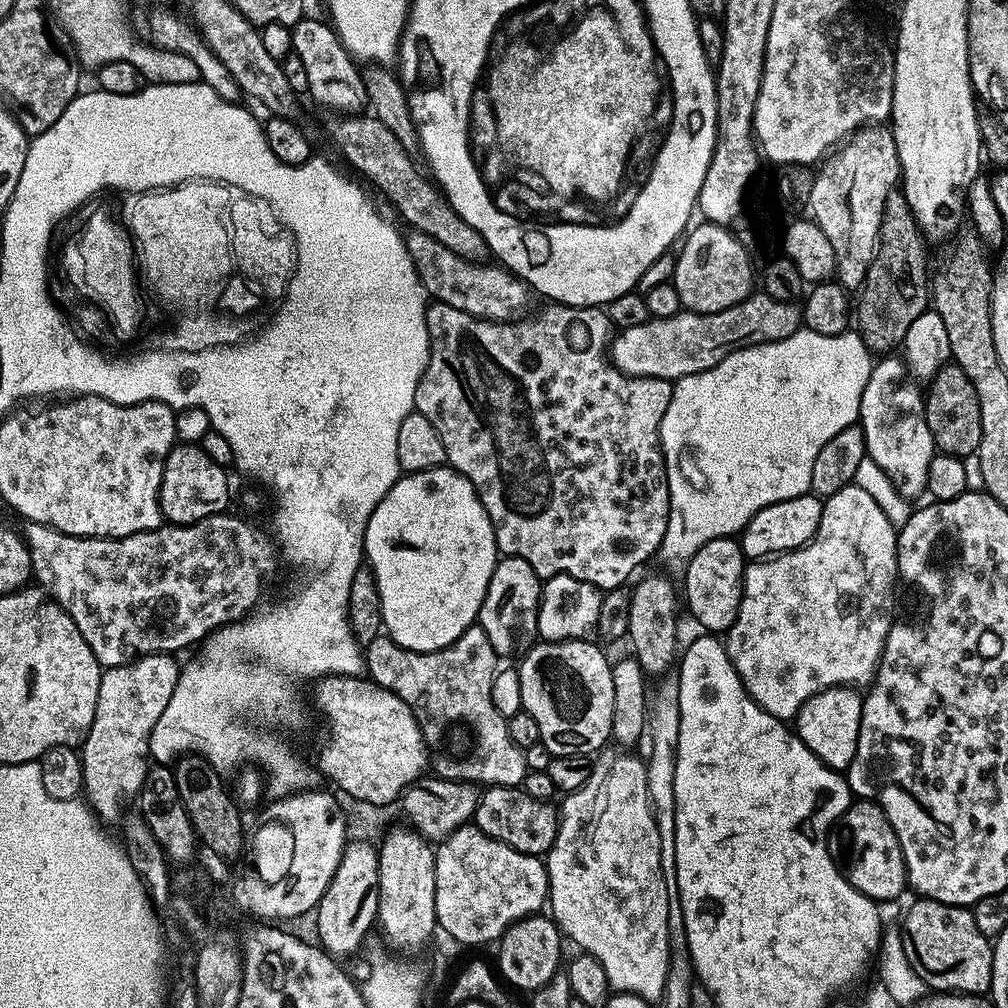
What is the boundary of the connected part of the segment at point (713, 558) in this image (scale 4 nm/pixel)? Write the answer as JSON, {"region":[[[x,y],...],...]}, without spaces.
{"region":[[[723,536],[714,542],[706,542],[694,558],[690,558],[688,567],[683,569],[684,596],[688,599],[688,608],[692,616],[708,634],[727,633],[738,614],[740,596],[744,592],[744,569],[746,557],[740,549],[739,539]]]}

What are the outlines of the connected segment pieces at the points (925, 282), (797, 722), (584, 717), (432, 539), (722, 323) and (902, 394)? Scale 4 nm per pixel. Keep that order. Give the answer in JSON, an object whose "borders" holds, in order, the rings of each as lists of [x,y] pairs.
{"borders":[[[[893,190],[886,198],[876,256],[859,289],[860,301],[854,304],[854,324],[869,352],[888,354],[899,349],[906,338],[906,330],[930,308],[930,271],[924,247],[924,234],[903,191]]],[[[852,686],[827,688],[814,694],[798,710],[794,717],[794,731],[827,768],[846,770],[852,764],[858,750],[858,730],[862,722],[861,693]]],[[[550,640],[537,642],[523,653],[518,664],[522,682],[523,711],[531,714],[538,722],[540,743],[554,756],[592,756],[599,753],[609,743],[612,735],[612,715],[614,714],[614,678],[612,664],[604,657],[599,643],[586,640]]],[[[451,466],[410,472],[390,486],[368,519],[364,554],[378,582],[383,631],[398,646],[415,652],[442,650],[477,623],[498,559],[494,526],[486,506],[482,506],[472,483]]],[[[753,294],[742,302],[738,302],[726,310],[718,310],[714,314],[681,310],[670,318],[650,318],[646,322],[642,322],[642,326],[621,328],[611,341],[610,359],[617,370],[626,373],[627,376],[662,378],[675,382],[690,374],[702,374],[702,370],[710,370],[714,366],[718,366],[718,362],[722,362],[722,358],[743,348],[790,338],[790,334],[800,331],[801,327],[802,312],[795,303],[787,300],[775,300],[763,294]]],[[[888,354],[877,359],[872,365],[870,382],[866,382],[866,390],[862,390],[858,421],[865,434],[867,459],[878,462],[895,490],[909,500],[925,493],[930,462],[936,455],[933,435],[924,413],[925,397],[921,391],[919,394],[915,386],[905,361],[899,355]]]]}

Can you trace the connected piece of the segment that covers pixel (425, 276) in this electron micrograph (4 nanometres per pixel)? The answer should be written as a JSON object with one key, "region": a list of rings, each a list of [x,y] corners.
{"region":[[[409,231],[404,236],[404,245],[407,246],[420,280],[424,283],[424,289],[433,301],[454,306],[454,310],[462,310],[483,320],[508,322],[523,313],[520,311],[523,310],[528,296],[530,297],[529,289],[520,277],[507,268],[492,262],[475,264],[466,258],[458,258],[454,250],[446,250],[446,246],[438,242],[438,238],[430,238],[430,234],[425,232]]]}

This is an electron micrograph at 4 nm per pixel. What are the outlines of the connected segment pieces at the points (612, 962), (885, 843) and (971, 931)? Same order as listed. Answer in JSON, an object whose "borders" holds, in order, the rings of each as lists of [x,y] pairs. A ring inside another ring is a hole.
{"borders":[[[[604,750],[595,757],[590,778],[577,792],[569,792],[563,797],[564,805],[558,808],[558,827],[556,829],[556,841],[552,843],[552,849],[546,853],[546,867],[548,869],[548,898],[547,903],[552,904],[551,919],[556,921],[556,927],[565,937],[568,936],[577,944],[581,953],[598,958],[602,962],[602,970],[606,970],[609,989],[613,993],[629,992],[638,998],[649,1002],[660,1002],[664,999],[664,987],[668,981],[670,971],[670,947],[668,948],[668,895],[666,894],[666,881],[662,878],[662,858],[660,857],[660,839],[658,838],[658,826],[656,814],[652,810],[652,799],[648,793],[646,782],[647,763],[640,760],[628,750],[616,750],[620,752],[608,752]]],[[[857,799],[844,813],[842,824],[848,827],[848,832],[852,835],[852,849],[848,852],[848,868],[846,864],[848,881],[863,896],[869,896],[877,902],[892,900],[895,896],[906,892],[906,869],[902,846],[883,808],[874,800]]],[[[923,898],[915,901],[902,919],[906,958],[929,989],[940,994],[984,994],[992,987],[993,941],[978,930],[971,911],[958,904]]]]}

